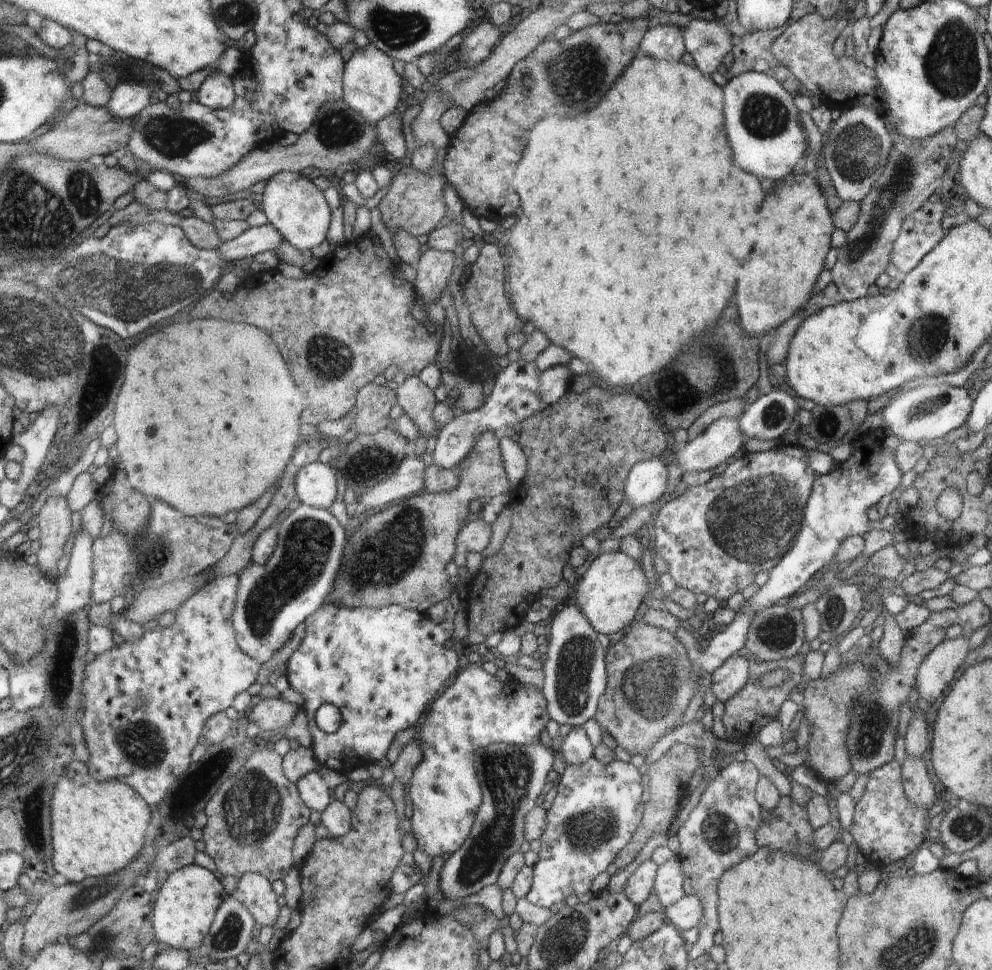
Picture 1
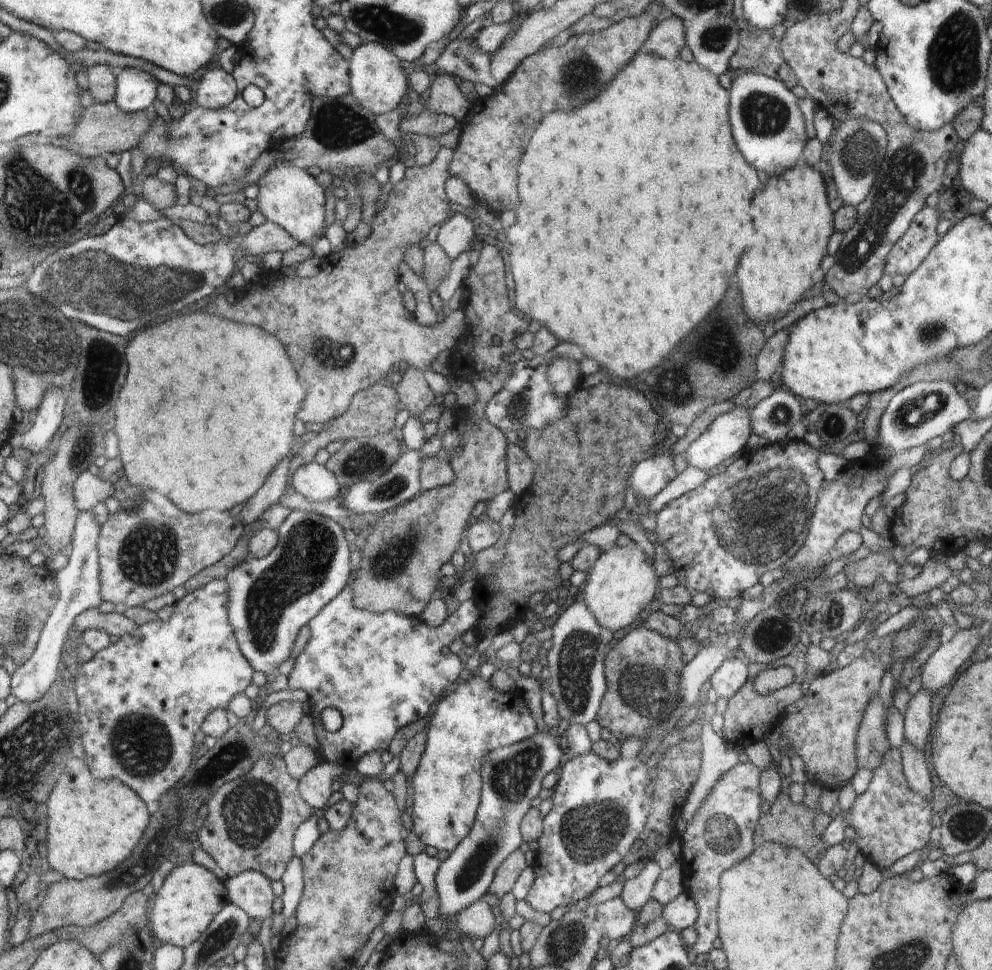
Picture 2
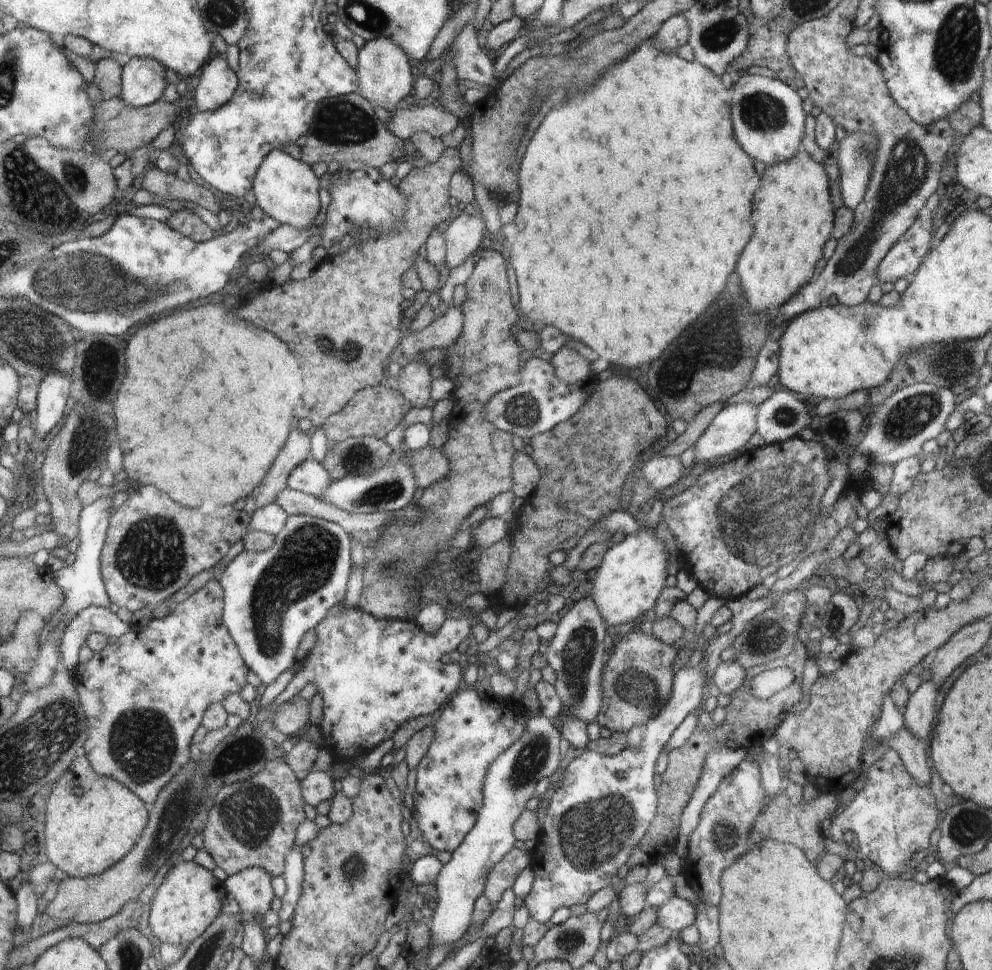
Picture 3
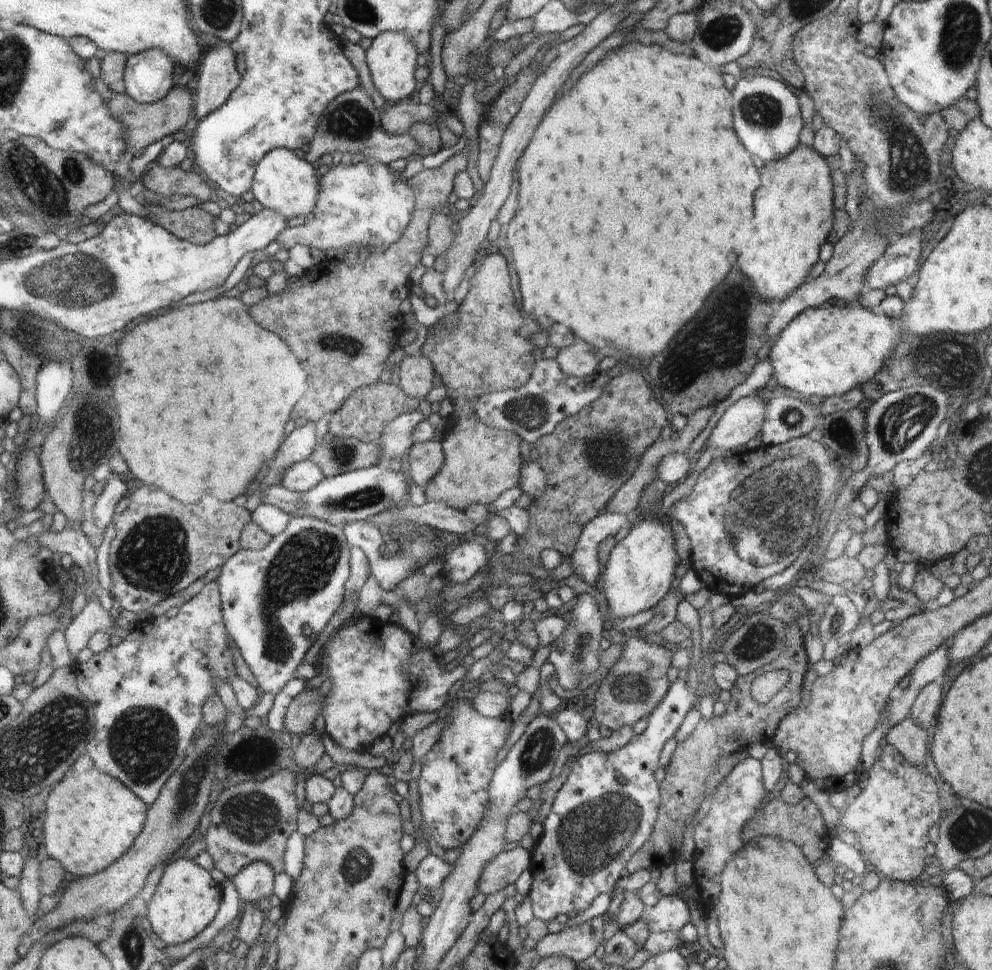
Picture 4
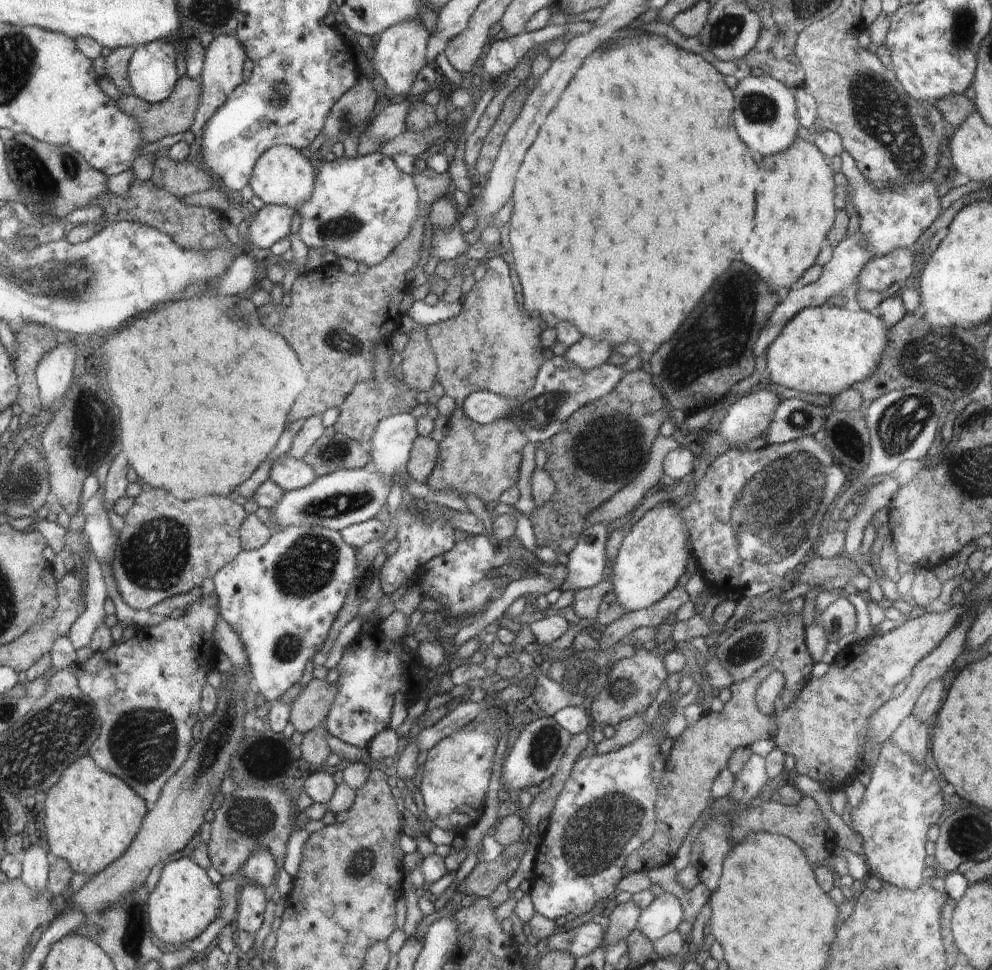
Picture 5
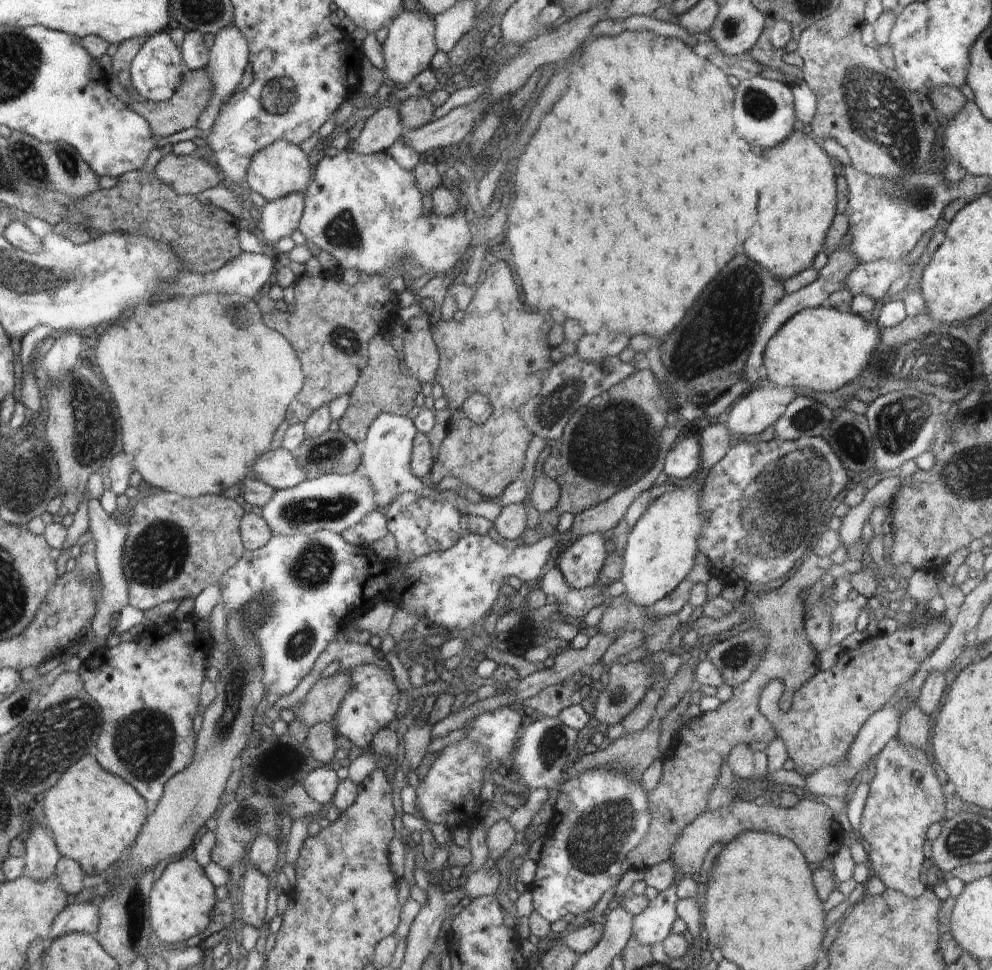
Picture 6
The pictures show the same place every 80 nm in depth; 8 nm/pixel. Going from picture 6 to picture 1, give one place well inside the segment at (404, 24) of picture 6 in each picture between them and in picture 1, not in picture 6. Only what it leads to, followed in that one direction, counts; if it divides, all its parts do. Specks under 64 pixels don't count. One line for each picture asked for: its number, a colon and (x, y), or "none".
1: (371, 87)
2: (377, 82)
3: (383, 67)
4: (392, 59)
5: (399, 55)

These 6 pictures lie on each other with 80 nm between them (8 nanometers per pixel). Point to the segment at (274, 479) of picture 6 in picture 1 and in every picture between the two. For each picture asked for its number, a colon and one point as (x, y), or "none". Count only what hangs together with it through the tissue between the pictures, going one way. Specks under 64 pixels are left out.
1: (315, 484)
2: (314, 481)
3: (310, 477)
4: (302, 476)
5: (287, 472)

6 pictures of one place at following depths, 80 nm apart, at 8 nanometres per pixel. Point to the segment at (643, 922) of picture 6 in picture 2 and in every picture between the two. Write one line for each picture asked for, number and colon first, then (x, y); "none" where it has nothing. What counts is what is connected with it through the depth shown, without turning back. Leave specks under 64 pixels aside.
2: (682, 912)
3: (675, 914)
4: (671, 912)
5: (664, 913)

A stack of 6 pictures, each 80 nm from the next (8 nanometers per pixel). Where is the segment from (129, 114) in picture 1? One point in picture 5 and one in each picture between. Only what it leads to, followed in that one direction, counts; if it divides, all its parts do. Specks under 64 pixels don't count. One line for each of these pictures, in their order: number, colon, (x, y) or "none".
2: (136, 89)
3: (143, 80)
4: (148, 75)
5: (152, 72)

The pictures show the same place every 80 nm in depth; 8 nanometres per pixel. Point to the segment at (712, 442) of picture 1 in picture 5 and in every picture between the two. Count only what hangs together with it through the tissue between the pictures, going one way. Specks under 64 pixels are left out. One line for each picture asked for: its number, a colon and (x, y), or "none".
2: (727, 434)
3: (731, 428)
4: (742, 420)
5: (749, 415)

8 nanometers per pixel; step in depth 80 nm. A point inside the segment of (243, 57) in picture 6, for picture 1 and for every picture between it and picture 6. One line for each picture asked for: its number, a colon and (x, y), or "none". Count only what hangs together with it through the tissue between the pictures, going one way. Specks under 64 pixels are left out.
1: (216, 92)
2: (217, 89)
3: (217, 86)
4: (218, 78)
5: (222, 70)

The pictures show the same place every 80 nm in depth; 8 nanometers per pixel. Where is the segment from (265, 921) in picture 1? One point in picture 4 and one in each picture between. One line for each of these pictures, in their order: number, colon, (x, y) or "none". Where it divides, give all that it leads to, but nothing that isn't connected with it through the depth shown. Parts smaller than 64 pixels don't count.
2: (251, 890)
3: (251, 887)
4: (255, 881)

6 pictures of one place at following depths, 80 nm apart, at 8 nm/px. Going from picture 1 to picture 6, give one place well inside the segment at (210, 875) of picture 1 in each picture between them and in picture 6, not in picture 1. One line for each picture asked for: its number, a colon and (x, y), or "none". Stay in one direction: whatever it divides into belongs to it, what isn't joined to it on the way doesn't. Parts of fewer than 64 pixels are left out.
2: (191, 896)
3: (188, 901)
4: (186, 900)
5: (184, 902)
6: (180, 902)

